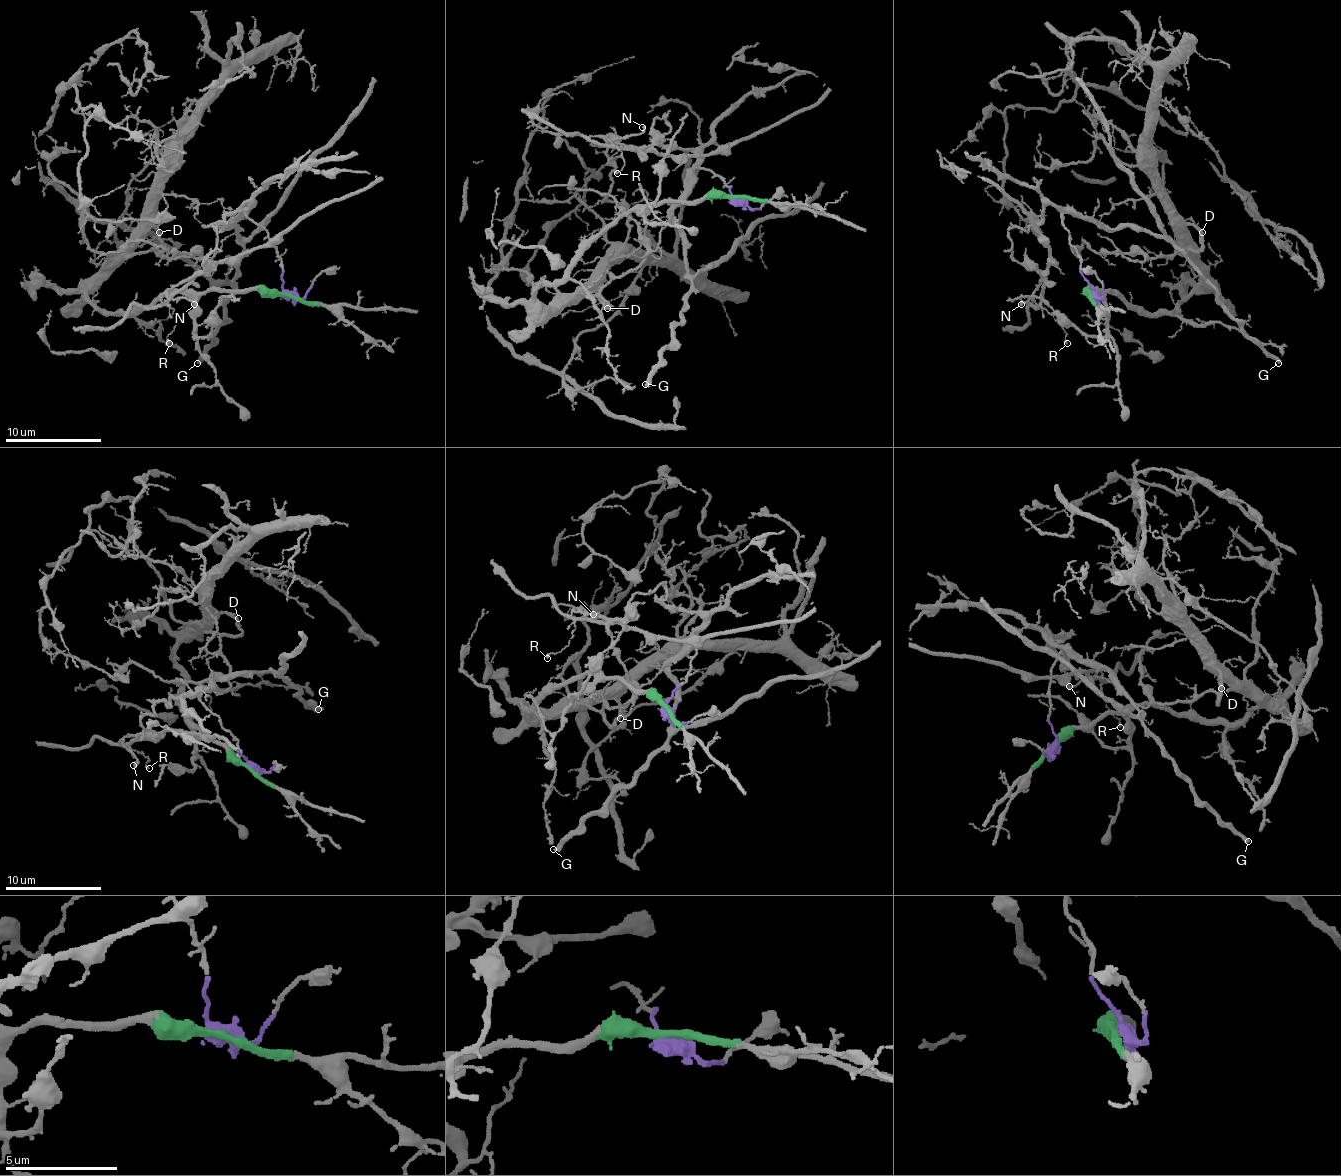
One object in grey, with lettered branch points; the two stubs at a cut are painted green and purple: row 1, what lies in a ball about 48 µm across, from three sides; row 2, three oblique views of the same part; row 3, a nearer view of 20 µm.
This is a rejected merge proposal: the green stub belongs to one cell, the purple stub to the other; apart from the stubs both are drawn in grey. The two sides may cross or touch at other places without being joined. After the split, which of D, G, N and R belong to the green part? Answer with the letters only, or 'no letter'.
D

